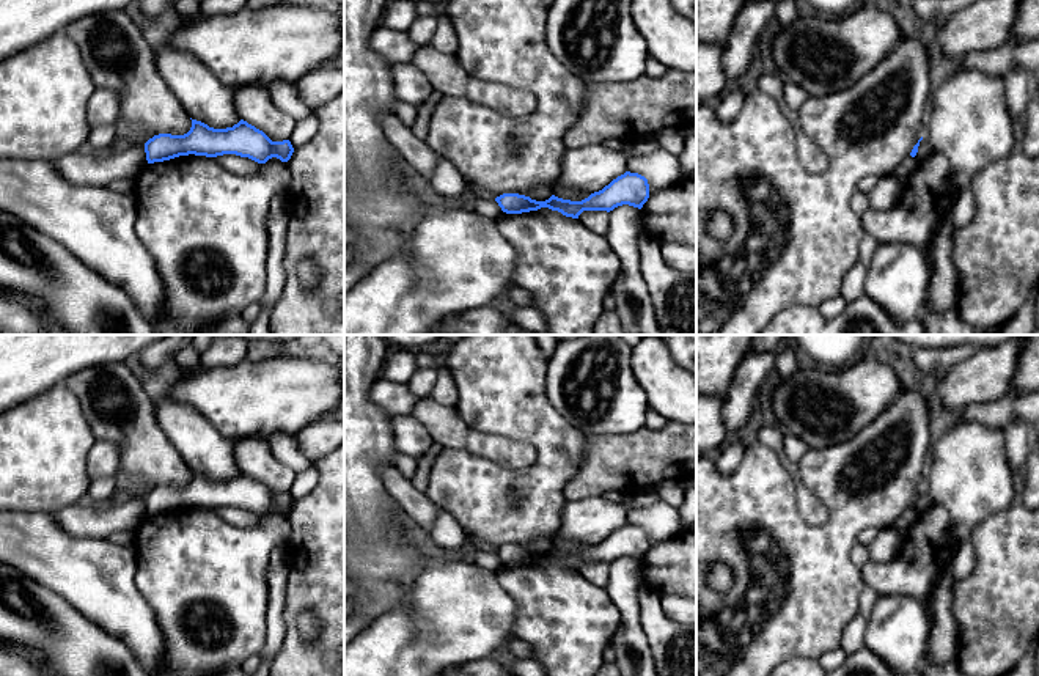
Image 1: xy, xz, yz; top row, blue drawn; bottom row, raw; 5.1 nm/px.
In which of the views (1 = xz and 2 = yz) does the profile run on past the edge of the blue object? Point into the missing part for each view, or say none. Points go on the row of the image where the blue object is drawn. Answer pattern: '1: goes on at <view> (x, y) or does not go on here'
1: does not go on here
2: does not go on here

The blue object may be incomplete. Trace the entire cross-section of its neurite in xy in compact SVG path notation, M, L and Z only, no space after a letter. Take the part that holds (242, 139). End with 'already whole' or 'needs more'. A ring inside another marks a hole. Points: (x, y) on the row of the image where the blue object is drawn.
M192 119L192 127L184 135L159 134L145 143L148 163L170 160L179 156L217 157L236 154L258 163L277 157L288 162L294 152L289 140L272 141L263 130L240 119L233 127L214 129Z; already whole

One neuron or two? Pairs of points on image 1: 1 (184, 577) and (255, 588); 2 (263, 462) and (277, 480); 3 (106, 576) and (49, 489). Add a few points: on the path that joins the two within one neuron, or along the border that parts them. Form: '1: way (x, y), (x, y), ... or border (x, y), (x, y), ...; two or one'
1: way (201, 577), (227, 577), (238, 588); one
2: way (266, 467), (274, 475); one
3: border (16, 510), (49, 511), (52, 514); two

